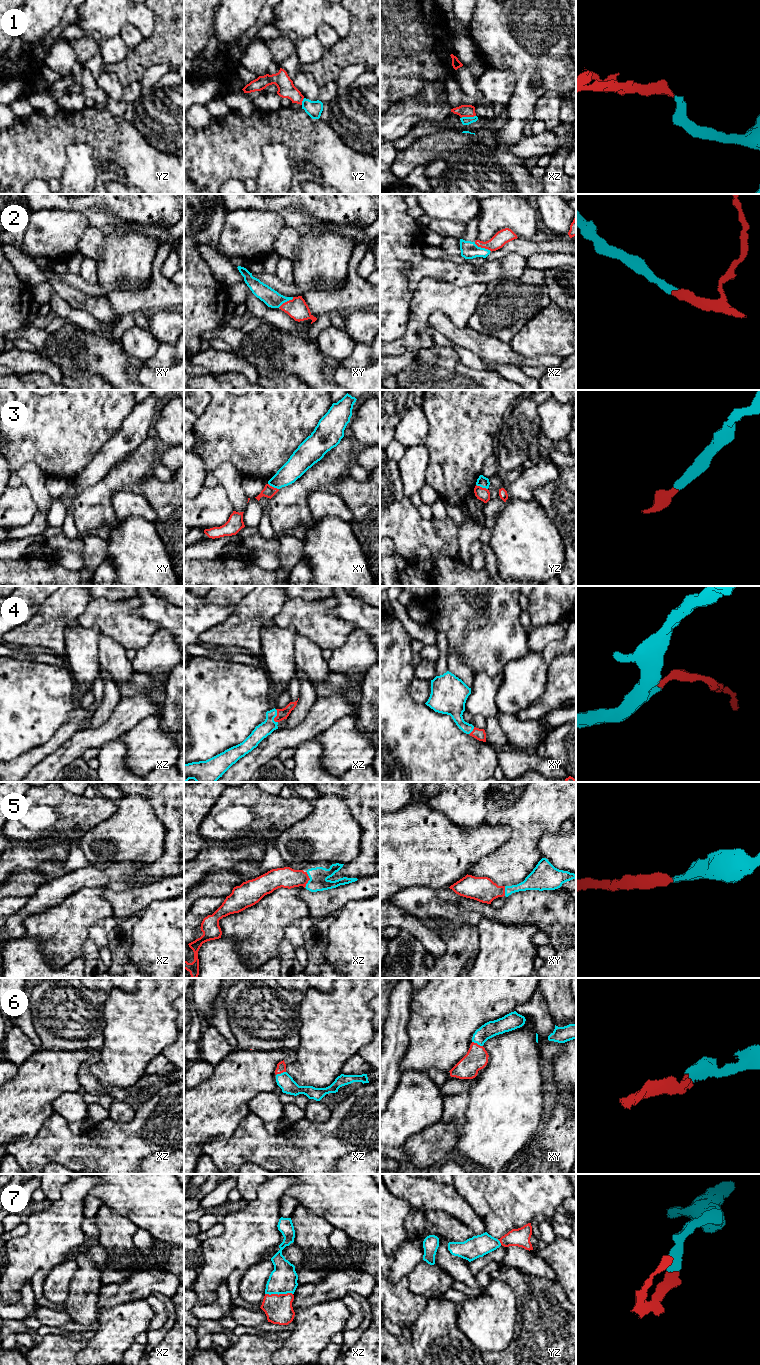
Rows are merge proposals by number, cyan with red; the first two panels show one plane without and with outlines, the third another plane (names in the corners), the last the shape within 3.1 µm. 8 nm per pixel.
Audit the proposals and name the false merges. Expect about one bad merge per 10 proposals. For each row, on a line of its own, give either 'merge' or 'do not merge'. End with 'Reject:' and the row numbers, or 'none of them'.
1: merge
2: merge
3: merge
4: merge
5: merge
6: merge
7: merge
Reject: none of them

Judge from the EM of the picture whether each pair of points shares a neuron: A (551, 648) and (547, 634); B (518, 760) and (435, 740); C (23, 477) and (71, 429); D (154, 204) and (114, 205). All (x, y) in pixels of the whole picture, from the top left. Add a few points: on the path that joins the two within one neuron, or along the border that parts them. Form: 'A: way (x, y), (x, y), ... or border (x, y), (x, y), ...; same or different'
A: border (565, 633), (562, 638), (552, 640), (540, 652); different
B: border (497, 749), (497, 762), (499, 764); different
C: border (13, 471), (28, 462), (33, 462), (47, 476); different
D: way (144, 204), (124, 204); same

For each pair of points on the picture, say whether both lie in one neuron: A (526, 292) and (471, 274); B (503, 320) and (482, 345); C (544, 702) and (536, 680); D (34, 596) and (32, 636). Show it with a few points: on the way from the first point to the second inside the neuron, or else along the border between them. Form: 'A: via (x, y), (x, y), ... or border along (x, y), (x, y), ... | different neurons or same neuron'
A: border along (515, 277), (494, 279), (488, 284) | different neurons
B: border along (468, 326), (508, 344) | different neurons
C: border along (547, 672), (545, 690), (523, 710) | different neurons
D: border along (48, 596), (40, 604) | different neurons

